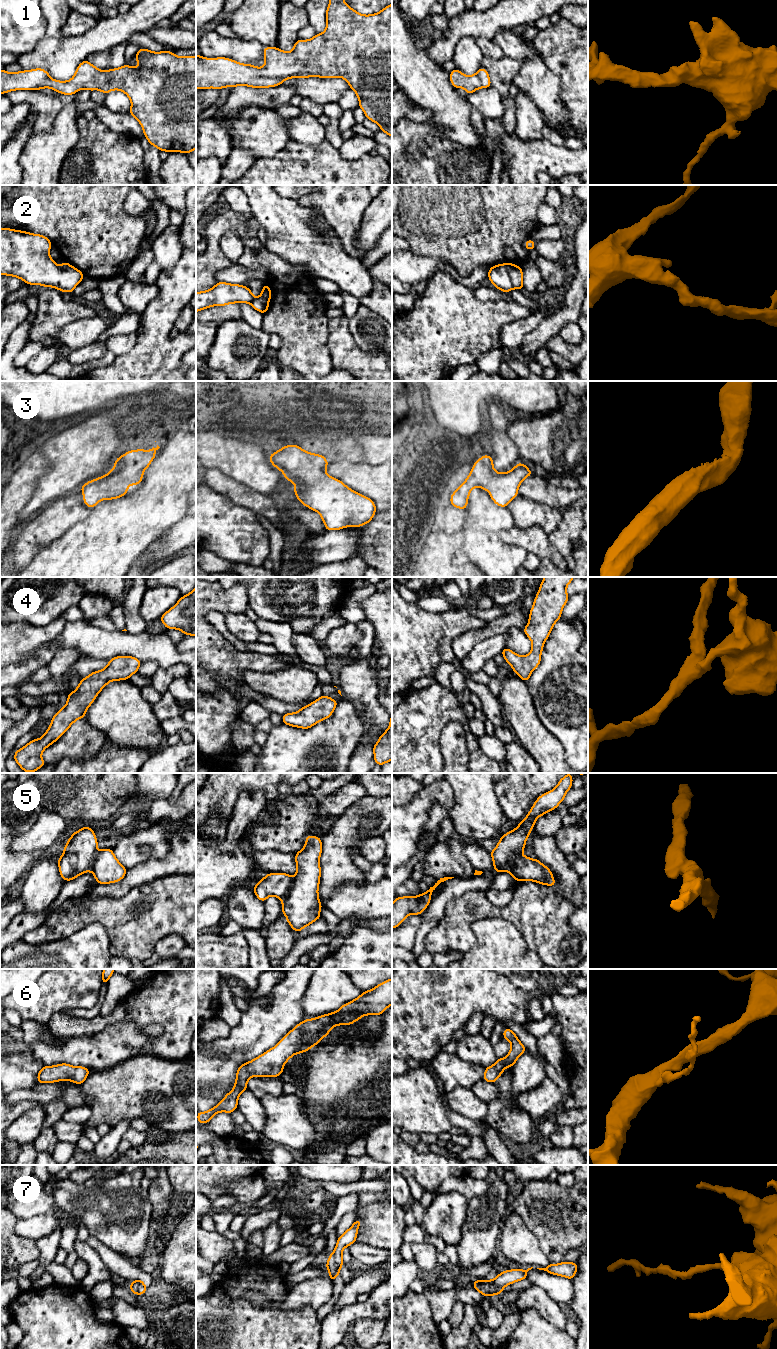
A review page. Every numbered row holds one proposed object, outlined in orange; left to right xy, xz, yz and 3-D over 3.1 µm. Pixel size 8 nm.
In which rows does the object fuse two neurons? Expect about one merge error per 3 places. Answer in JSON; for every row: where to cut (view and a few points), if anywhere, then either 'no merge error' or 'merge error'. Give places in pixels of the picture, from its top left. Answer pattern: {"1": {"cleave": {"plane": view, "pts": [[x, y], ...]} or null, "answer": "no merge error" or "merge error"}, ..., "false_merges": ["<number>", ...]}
{"1": {"cleave": null, "answer": "no merge error"}, "2": {"cleave": {"plane": "yz", "pts": [[504, 264], [513, 287]]}, "answer": "merge error"}, "3": {"cleave": null, "answer": "no merge error"}, "4": {"cleave": null, "answer": "no merge error"}, "5": {"cleave": {"plane": "xz", "pts": [[293, 879], [291, 888], [282, 901]]}, "answer": "merge error"}, "6": {"cleave": null, "answer": "no merge error"}, "7": {"cleave": {"plane": "xz", "pts": [[332, 1253], [338, 1274]]}, "answer": "merge error"}, "false_merges": ["2", "5", "7"]}

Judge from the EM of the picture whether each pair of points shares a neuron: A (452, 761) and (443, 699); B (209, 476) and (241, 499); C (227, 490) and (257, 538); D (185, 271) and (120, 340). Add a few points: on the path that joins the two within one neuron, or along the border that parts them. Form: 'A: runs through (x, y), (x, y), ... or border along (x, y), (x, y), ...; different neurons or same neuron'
A: border along (460, 722), (450, 721), (446, 725), (439, 746); different neurons
B: runs through (217, 481), (233, 491); same neuron
C: border along (216, 491), (257, 515); different neurons
D: border along (138, 334), (136, 343), (128, 351), (120, 355); different neurons

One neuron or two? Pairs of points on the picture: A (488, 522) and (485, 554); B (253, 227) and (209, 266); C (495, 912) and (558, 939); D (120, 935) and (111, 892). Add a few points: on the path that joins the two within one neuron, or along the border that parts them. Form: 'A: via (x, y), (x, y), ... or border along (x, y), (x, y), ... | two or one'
A: via (485, 530), (485, 546) | one
B: border along (237, 211), (245, 216), (247, 232), (255, 238) | two
C: via (511, 912), (531, 912), (542, 923) | one
D: border along (133, 887), (125, 895), (117, 898), (88, 898) | two

